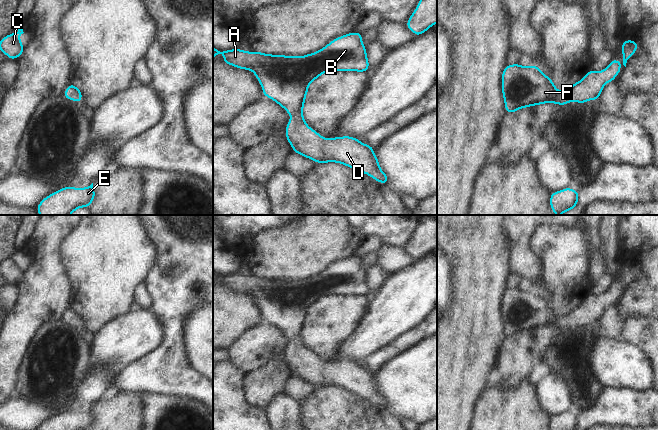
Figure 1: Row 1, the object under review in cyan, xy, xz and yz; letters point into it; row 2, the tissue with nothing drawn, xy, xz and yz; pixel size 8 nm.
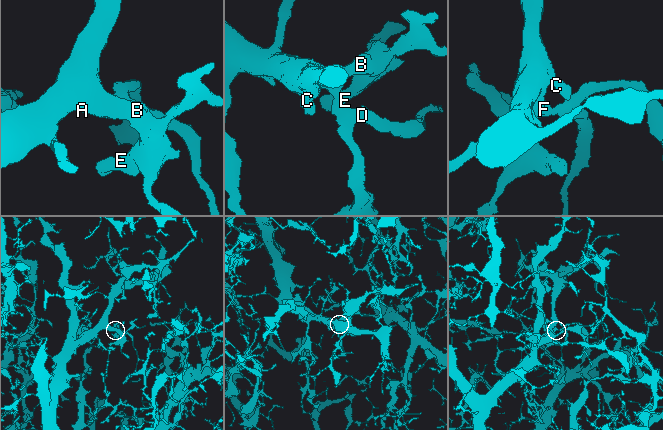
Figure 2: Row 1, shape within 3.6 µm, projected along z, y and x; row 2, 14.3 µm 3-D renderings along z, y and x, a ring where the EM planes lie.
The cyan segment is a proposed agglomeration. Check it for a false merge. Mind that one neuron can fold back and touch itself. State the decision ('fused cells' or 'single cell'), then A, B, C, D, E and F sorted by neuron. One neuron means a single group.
single cell; groups A B C D E F

